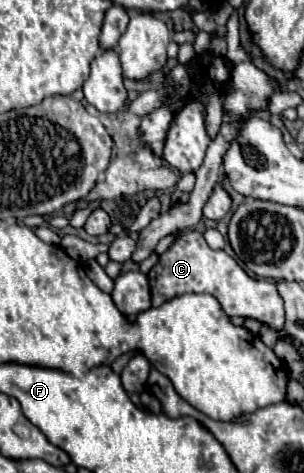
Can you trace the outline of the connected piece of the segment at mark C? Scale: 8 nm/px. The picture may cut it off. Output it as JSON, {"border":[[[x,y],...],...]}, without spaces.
{"border":[[[186,230],[180,232],[172,246],[160,256],[156,266],[150,270],[150,292],[152,292],[152,306],[160,306],[162,302],[186,294],[186,292],[206,292],[218,298],[222,304],[222,310],[228,316],[242,316],[242,318],[254,318],[258,322],[264,322],[272,328],[282,328],[284,324],[284,306],[282,298],[278,296],[276,284],[270,280],[254,280],[250,278],[240,264],[228,256],[224,250],[212,250],[202,232],[198,230]]]}

